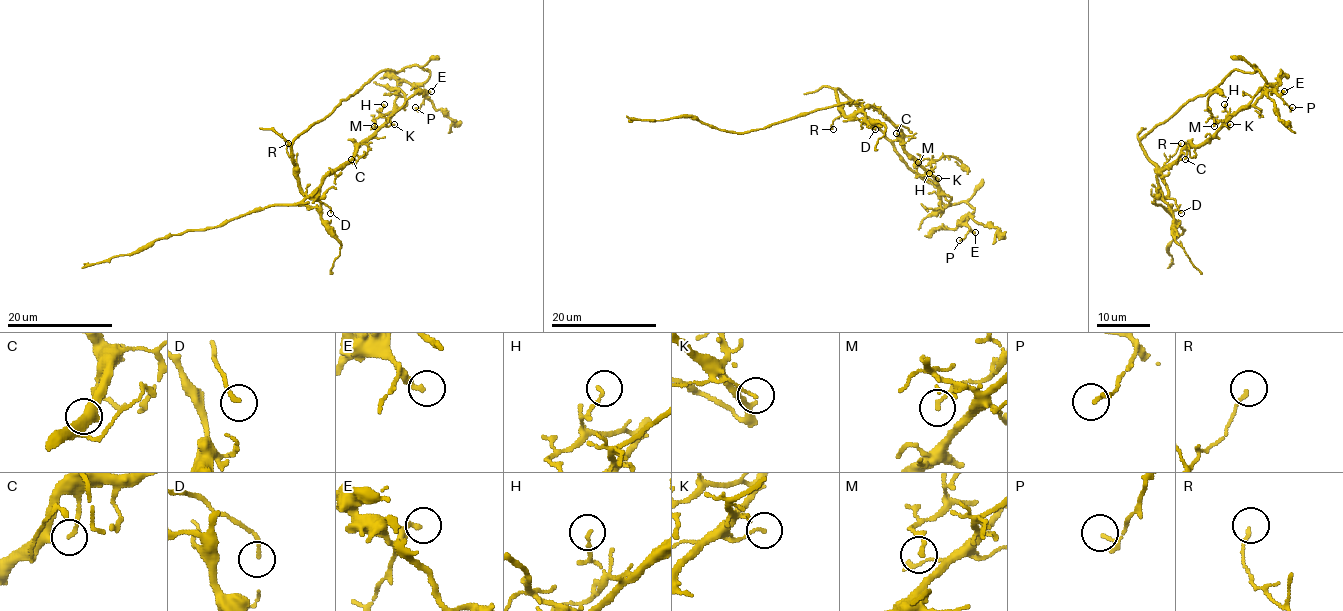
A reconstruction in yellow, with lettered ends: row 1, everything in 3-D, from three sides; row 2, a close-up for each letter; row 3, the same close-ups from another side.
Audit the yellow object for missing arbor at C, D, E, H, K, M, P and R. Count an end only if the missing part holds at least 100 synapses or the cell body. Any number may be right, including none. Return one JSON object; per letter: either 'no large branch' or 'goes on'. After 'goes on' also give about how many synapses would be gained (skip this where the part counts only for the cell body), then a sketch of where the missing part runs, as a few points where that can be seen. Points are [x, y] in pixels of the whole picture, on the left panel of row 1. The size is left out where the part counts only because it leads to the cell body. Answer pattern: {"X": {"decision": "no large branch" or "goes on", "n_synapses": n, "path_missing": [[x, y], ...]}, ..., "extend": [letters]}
{"C": {"decision": "no large branch"}, "D": {"decision": "no large branch"}, "E": {"decision": "no large branch"}, "H": {"decision": "no large branch"}, "K": {"decision": "no large branch"}, "M": {"decision": "no large branch"}, "P": {"decision": "no large branch"}, "R": {"decision": "no large branch"}, "extend": []}

